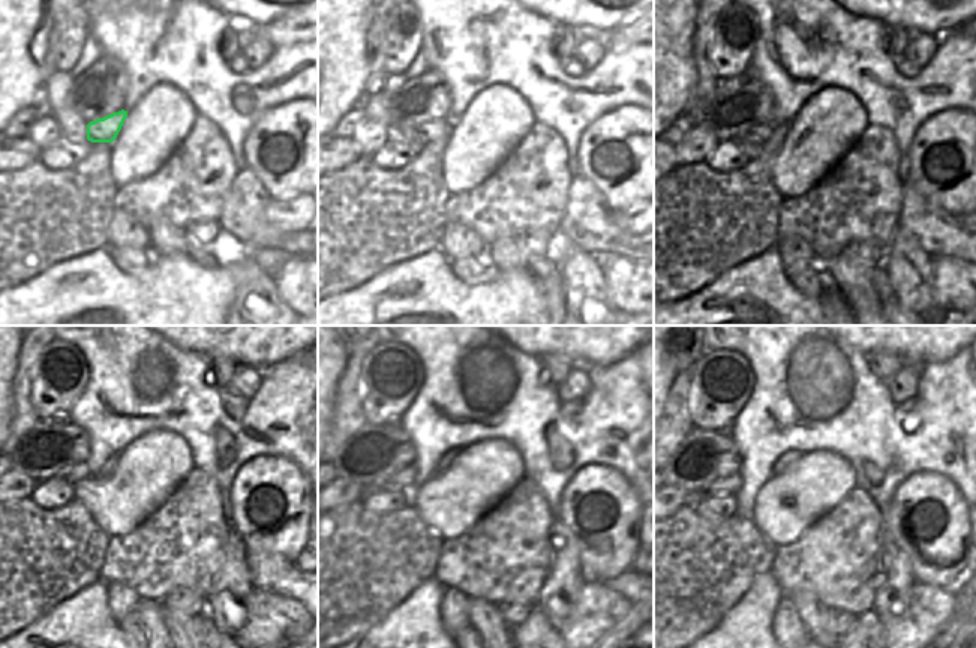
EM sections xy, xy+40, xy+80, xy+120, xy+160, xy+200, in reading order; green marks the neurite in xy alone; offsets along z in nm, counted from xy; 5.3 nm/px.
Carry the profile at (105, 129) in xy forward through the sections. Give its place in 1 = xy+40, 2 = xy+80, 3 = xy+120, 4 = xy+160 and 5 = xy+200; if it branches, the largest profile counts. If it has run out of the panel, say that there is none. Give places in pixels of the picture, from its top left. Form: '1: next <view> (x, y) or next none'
1: next xy+40 (431, 131)
2: next xy+80 (762, 132)
3: next xy+120 (77, 473)
4: next xy+160 (404, 479)
5: next xy+200 (727, 486)

